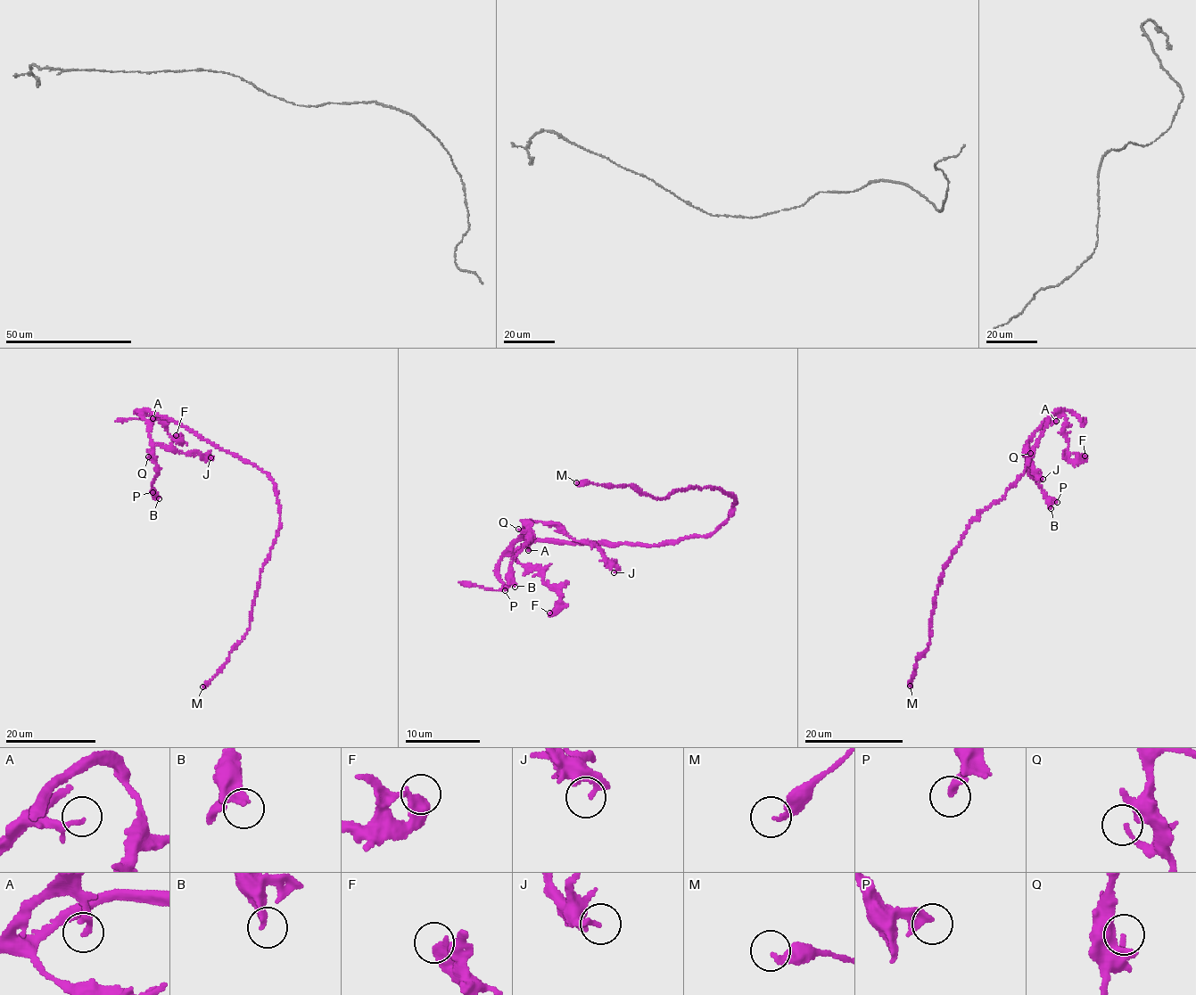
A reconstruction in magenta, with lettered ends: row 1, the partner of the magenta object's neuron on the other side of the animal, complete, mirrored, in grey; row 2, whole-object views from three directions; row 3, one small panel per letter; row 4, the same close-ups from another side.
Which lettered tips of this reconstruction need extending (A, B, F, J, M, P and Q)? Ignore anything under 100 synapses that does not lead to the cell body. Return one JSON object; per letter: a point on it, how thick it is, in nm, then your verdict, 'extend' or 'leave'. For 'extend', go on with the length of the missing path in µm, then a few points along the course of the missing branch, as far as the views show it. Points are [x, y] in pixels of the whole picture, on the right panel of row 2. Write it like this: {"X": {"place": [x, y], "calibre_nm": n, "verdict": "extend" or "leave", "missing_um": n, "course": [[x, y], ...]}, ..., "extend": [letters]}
{"A": {"place": [1056, 421], "calibre_nm": 130, "verdict": "leave"}, "B": {"place": [1051, 508], "calibre_nm": 320, "verdict": "leave"}, "F": {"place": [1084, 456], "calibre_nm": 460, "verdict": "leave"}, "J": {"place": [1043, 479], "calibre_nm": 320, "verdict": "leave"}, "M": {"place": [910, 686], "calibre_nm": 280, "verdict": "leave"}, "P": {"place": [1057, 502], "calibre_nm": 320, "verdict": "leave"}, "Q": {"place": [1030, 453], "calibre_nm": 140, "verdict": "leave"}, "extend": []}

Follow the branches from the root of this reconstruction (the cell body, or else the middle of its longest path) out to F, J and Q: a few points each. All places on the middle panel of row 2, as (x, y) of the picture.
F: (705, 535), (652, 546), (524, 542), (515, 552), (520, 563), (537, 567), (559, 597), (549, 612)
J: (705, 535), (652, 546), (538, 539), (510, 553), (512, 543), (532, 522), (560, 525), (599, 547), (614, 572)
Q: (705, 535), (652, 546), (538, 539), (524, 542), (510, 553), (512, 543), (530, 522), (524, 531), (518, 529)

